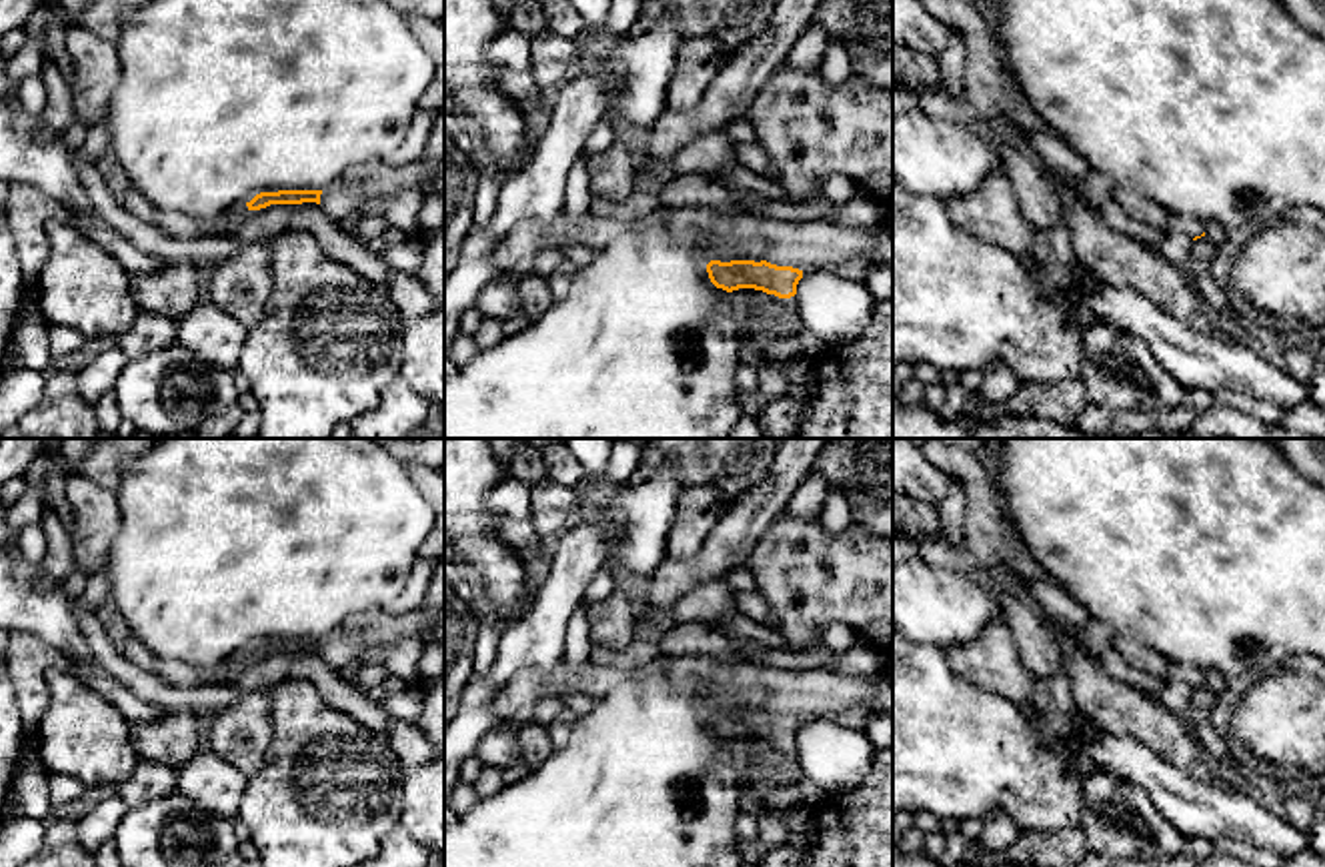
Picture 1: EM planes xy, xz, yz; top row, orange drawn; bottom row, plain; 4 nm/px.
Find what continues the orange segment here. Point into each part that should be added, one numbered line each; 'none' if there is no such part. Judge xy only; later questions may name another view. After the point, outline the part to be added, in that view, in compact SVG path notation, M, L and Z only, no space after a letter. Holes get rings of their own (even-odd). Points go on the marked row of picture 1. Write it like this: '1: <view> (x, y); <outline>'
1: xy (179, 225); M246 204L232 206L210 218L188 216L182 212L158 210L156 228L176 238L198 238L208 234L230 234L248 214Z

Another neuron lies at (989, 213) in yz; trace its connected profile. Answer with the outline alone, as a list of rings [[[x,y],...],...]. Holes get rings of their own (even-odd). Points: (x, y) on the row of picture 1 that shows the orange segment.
[[[1005,168],[993,170],[971,194],[947,202],[951,220],[969,234],[1031,256],[1035,226],[1025,218],[1015,200],[1015,190]]]

